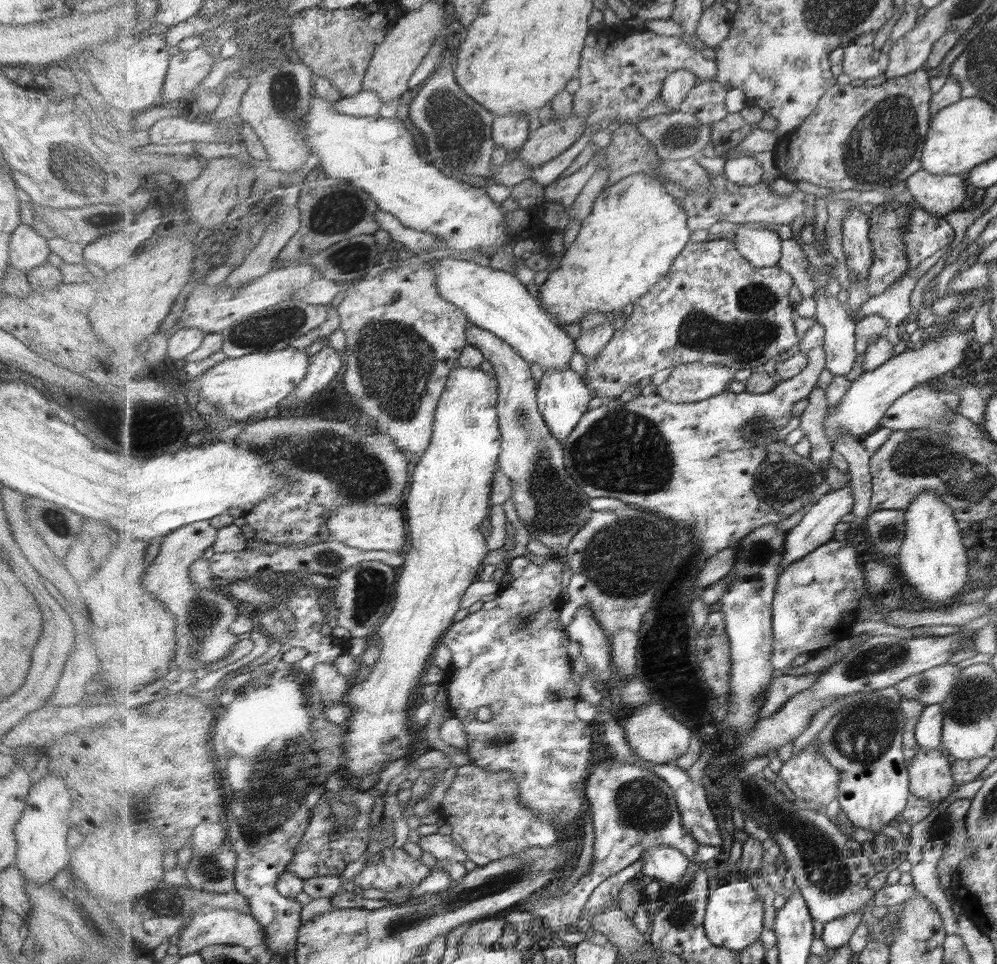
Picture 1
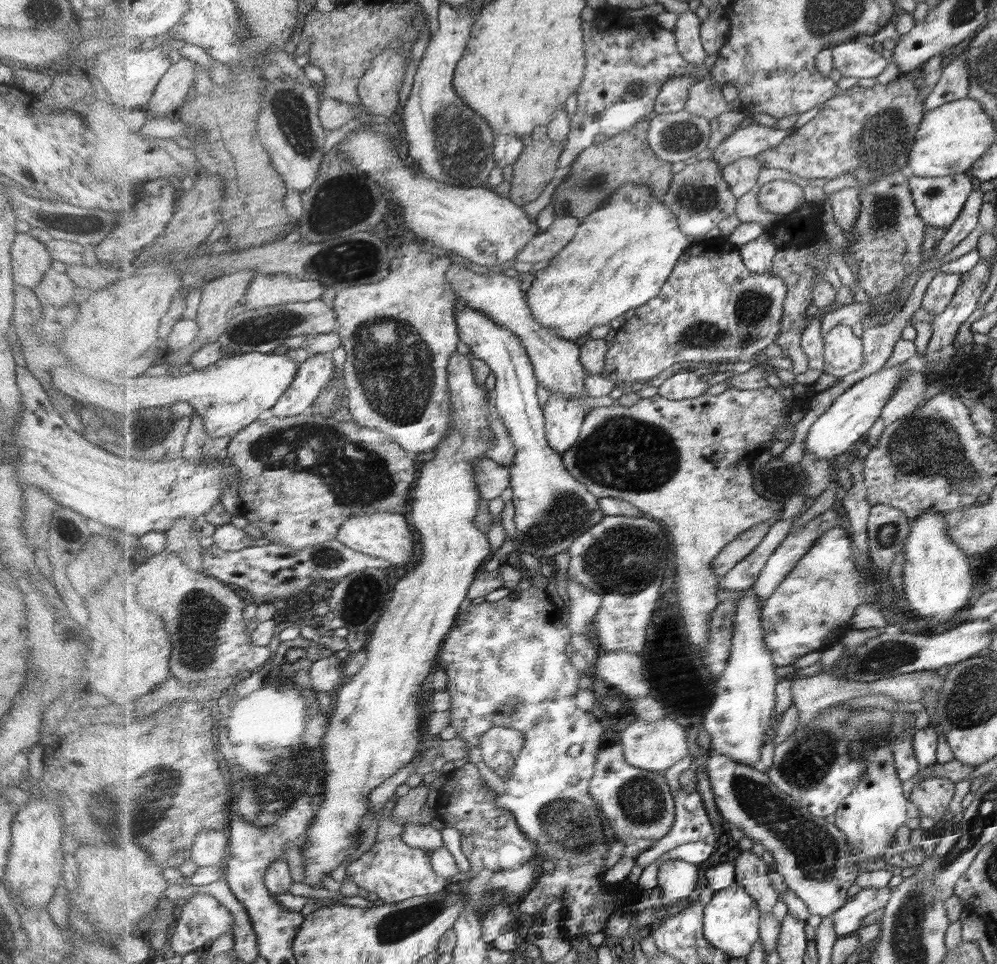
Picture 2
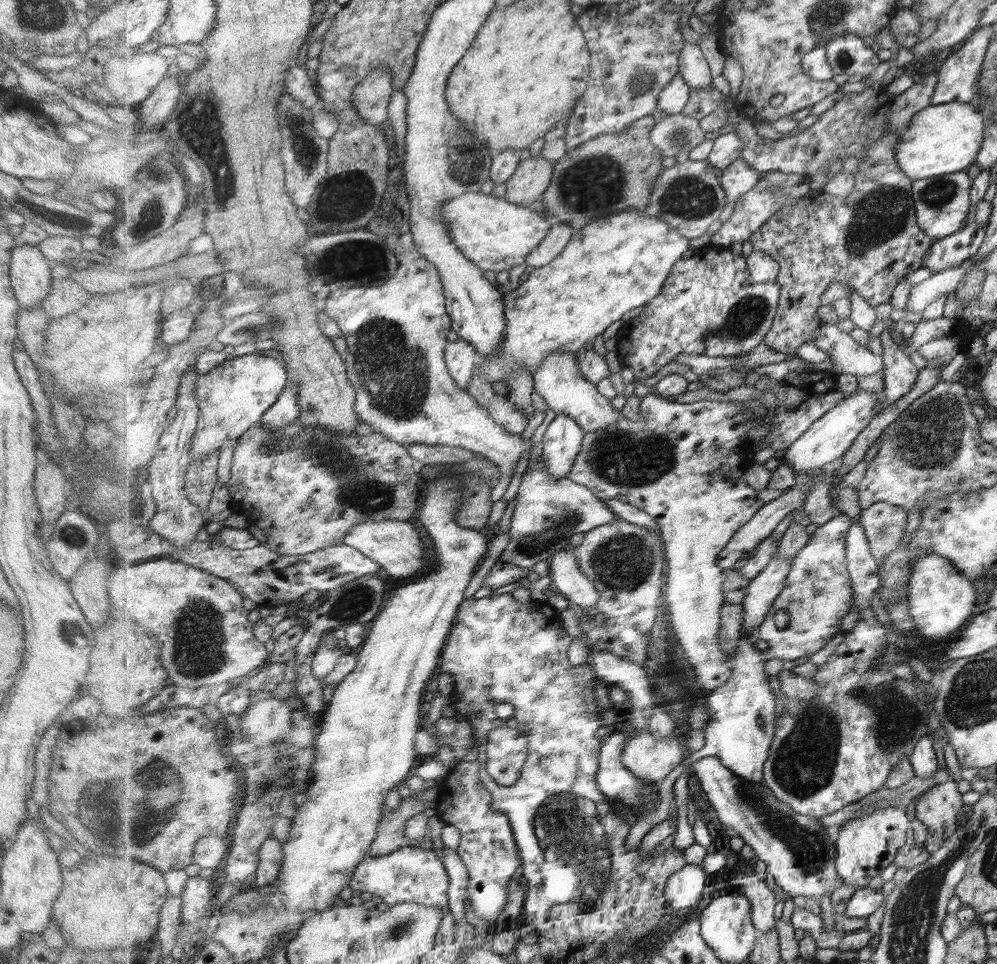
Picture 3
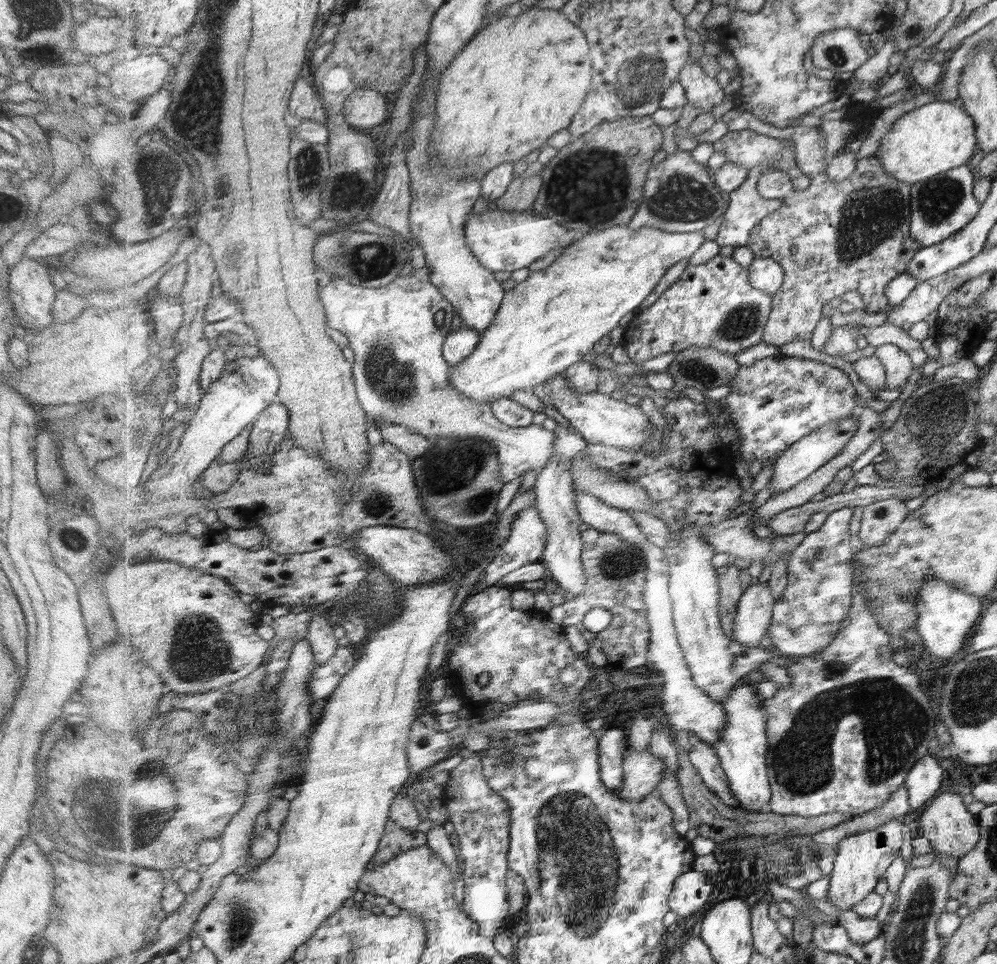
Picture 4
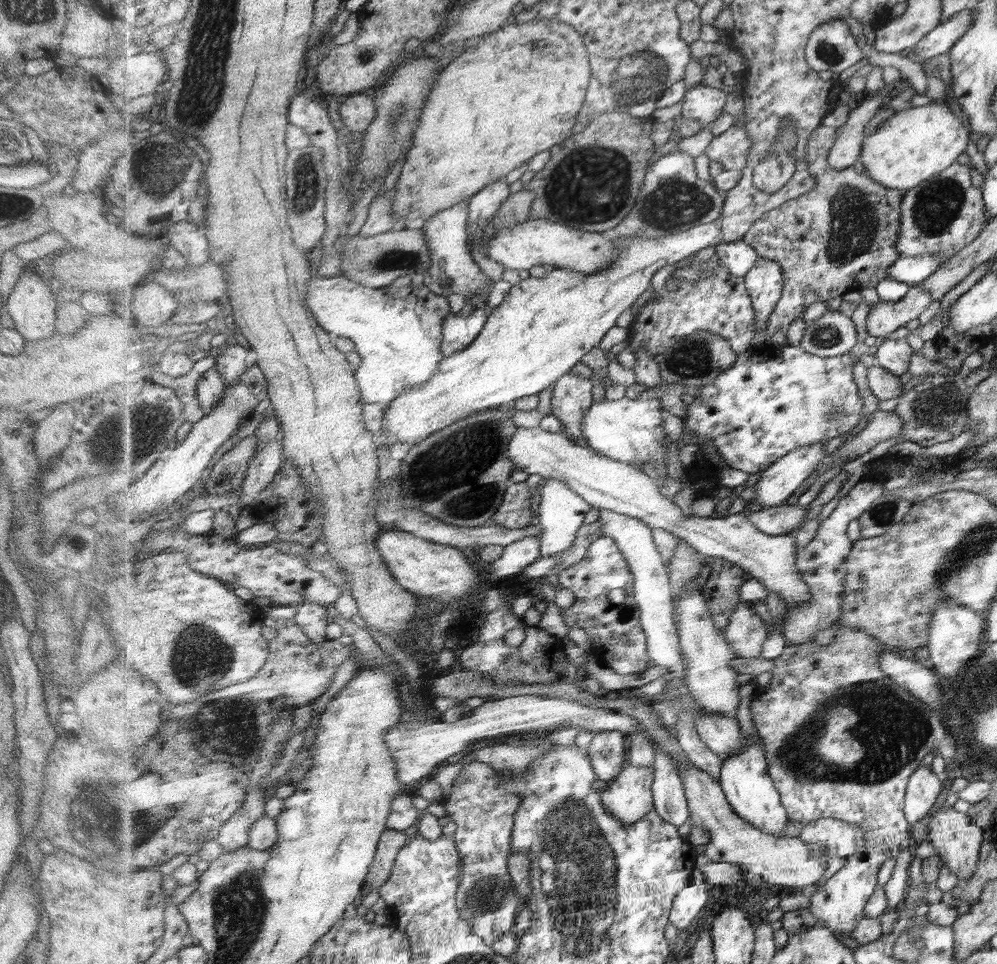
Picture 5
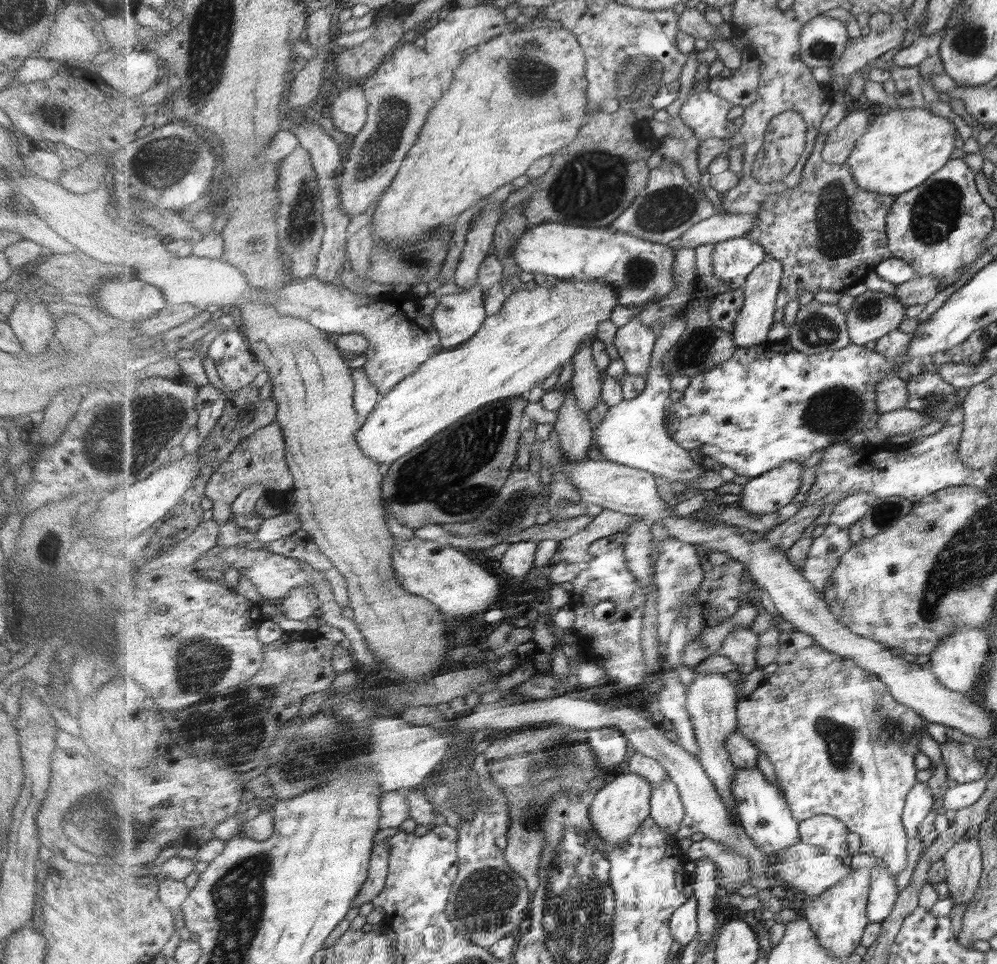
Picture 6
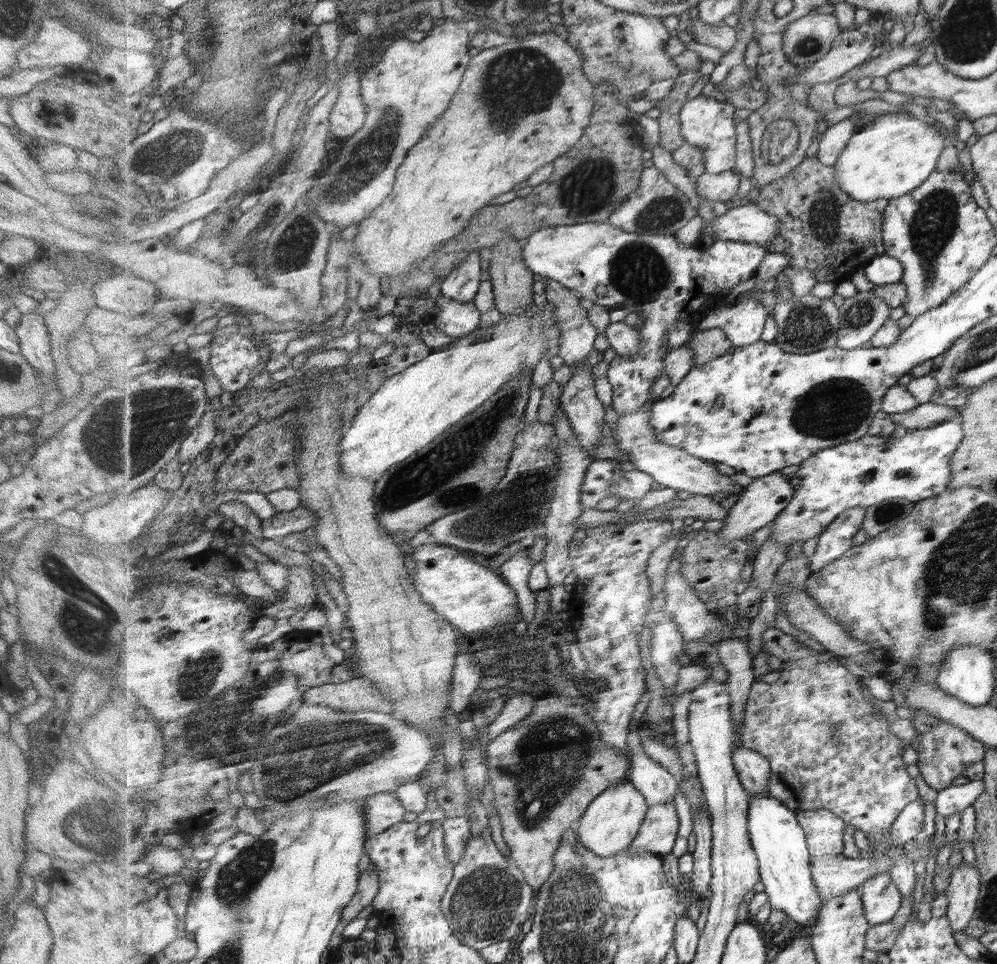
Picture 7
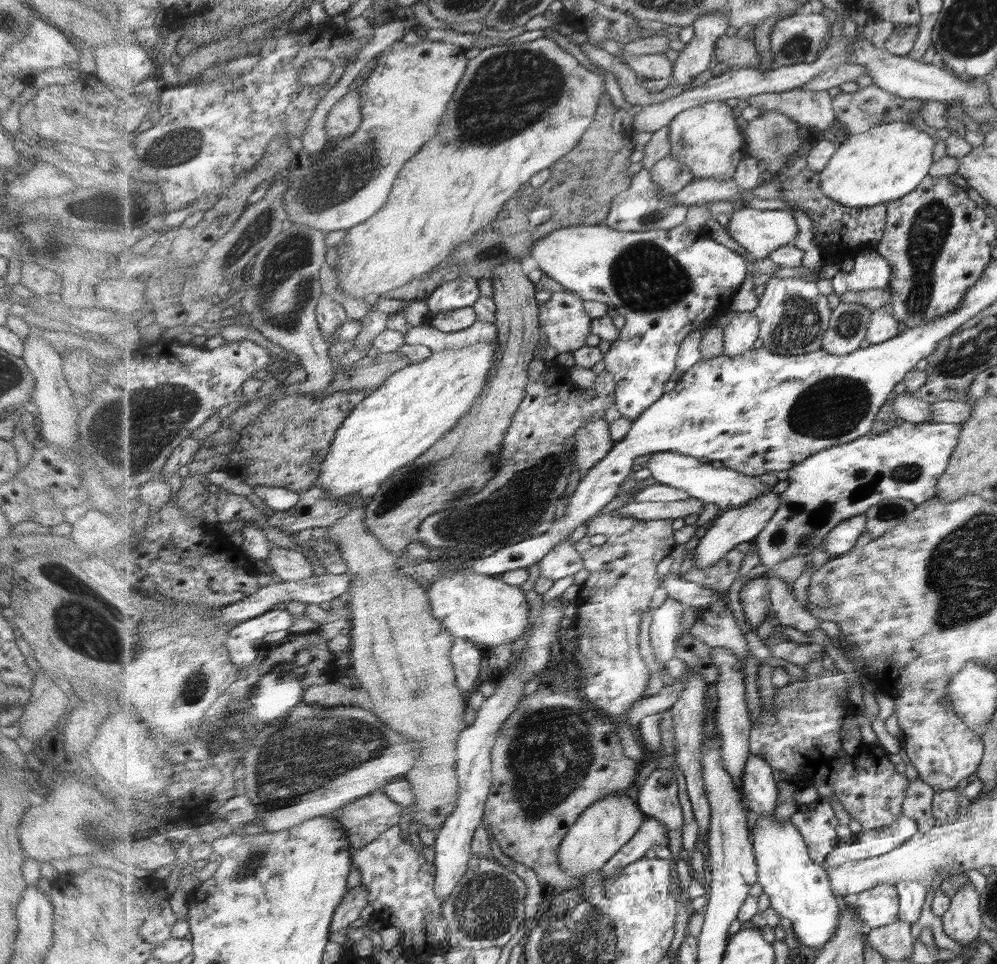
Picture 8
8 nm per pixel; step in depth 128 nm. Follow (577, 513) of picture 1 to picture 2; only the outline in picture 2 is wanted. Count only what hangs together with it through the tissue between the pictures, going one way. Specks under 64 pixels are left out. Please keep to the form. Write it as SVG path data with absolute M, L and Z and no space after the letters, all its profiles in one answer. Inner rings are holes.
M457 299L456 316L461 341L490 366L496 377L494 406L507 425L517 449L514 463L509 466L514 492L511 501L515 508L516 544L519 551L549 560L569 551L579 536L604 519L606 514L599 506L600 498L567 470L562 455L549 446L546 416L537 396L540 382L534 363L519 338L493 322L487 313L473 310L463 300Z

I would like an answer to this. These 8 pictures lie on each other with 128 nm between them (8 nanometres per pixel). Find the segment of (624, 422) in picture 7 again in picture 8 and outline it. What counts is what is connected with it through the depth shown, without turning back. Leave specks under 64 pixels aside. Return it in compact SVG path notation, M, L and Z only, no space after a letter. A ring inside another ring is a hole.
M677 452L655 453L645 467L652 470L652 481L687 491L691 497L716 505L722 513L741 508L772 489L771 484L761 482L757 476L743 474L725 466L715 468L710 462L703 463L693 456Z

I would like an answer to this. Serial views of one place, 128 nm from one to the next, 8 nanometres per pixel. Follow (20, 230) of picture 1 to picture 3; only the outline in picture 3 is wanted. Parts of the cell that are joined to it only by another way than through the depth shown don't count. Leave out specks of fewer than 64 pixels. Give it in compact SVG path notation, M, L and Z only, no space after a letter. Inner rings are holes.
M20 244L10 250L9 285L18 309L37 309L49 293L51 263L36 246Z

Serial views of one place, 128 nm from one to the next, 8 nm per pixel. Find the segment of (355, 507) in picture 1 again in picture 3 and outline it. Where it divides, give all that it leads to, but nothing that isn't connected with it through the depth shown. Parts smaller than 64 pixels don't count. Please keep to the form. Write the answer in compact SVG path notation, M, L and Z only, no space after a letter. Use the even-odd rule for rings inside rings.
M403 520L364 522L354 526L347 533L344 543L380 564L383 576L389 574L393 578L409 578L409 576L415 578L423 574L423 570L429 566L429 562L425 562L425 548L423 548L421 532L411 522Z

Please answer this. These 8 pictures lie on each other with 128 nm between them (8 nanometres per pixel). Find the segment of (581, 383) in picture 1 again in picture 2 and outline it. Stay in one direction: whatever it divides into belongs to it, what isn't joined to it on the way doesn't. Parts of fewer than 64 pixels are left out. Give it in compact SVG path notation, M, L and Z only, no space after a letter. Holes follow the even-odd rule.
M550 393L543 405L549 446L563 455L579 440L583 423L591 410L617 404L618 400L611 396L565 397L563 393Z

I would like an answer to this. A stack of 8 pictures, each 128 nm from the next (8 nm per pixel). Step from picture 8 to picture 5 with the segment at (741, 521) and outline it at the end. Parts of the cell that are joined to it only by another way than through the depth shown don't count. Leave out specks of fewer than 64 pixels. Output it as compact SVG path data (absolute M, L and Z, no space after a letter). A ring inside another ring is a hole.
M827 441L793 450L774 462L770 468L765 469L754 485L756 493L754 500L763 509L785 505L785 502L797 492L797 488L813 474L819 462L825 458Z

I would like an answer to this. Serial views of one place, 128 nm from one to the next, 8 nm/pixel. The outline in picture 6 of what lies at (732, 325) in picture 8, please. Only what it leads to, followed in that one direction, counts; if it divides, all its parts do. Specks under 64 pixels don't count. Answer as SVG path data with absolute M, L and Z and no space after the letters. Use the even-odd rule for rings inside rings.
M767 258L756 270L747 278L745 284L746 302L743 311L737 318L737 326L733 332L734 340L739 347L757 346L767 342L769 330L775 323L775 310L777 310L777 300L779 292L782 291L782 277L784 266L775 258Z

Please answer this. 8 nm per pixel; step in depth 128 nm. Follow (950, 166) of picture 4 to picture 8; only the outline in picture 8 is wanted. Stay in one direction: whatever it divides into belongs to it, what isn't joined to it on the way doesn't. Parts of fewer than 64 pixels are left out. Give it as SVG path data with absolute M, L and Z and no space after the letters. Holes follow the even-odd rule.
M910 122L883 123L842 140L841 146L821 171L821 190L849 208L877 206L906 197L929 176L935 140Z

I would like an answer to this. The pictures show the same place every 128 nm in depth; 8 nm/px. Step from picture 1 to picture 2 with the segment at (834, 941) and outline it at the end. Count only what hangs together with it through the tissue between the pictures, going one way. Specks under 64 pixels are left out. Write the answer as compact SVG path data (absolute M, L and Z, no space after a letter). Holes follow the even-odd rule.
M867 888L851 897L834 915L838 936L847 936L861 928L861 920L867 914L885 908L893 896L893 888Z

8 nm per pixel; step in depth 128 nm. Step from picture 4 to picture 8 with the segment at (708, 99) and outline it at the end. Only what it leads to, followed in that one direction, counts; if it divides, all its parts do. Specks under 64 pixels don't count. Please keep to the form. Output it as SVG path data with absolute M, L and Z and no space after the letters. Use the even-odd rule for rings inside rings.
M709 101L682 112L669 125L671 152L677 160L680 160L694 180L712 178L713 180L727 180L734 178L739 163L746 157L748 144L745 134L740 129L739 118L735 117L736 111L724 101Z

